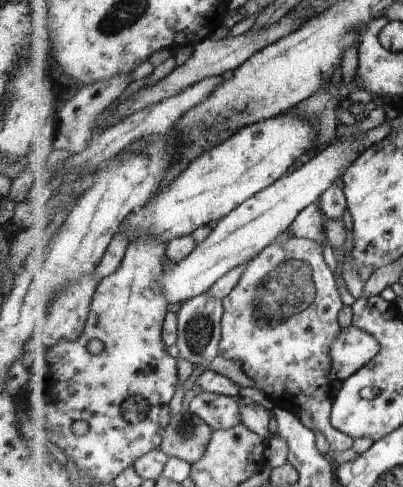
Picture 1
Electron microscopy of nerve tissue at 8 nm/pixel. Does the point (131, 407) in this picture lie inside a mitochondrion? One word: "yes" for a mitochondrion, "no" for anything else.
yes

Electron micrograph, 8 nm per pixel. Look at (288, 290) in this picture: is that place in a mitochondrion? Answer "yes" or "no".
yes

